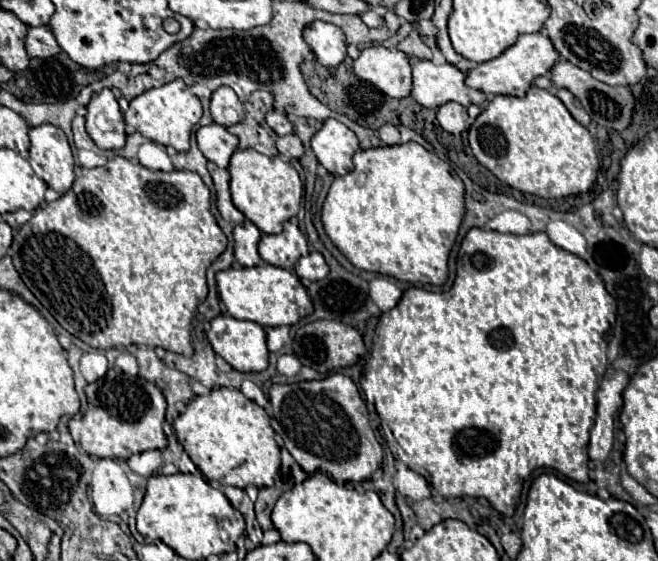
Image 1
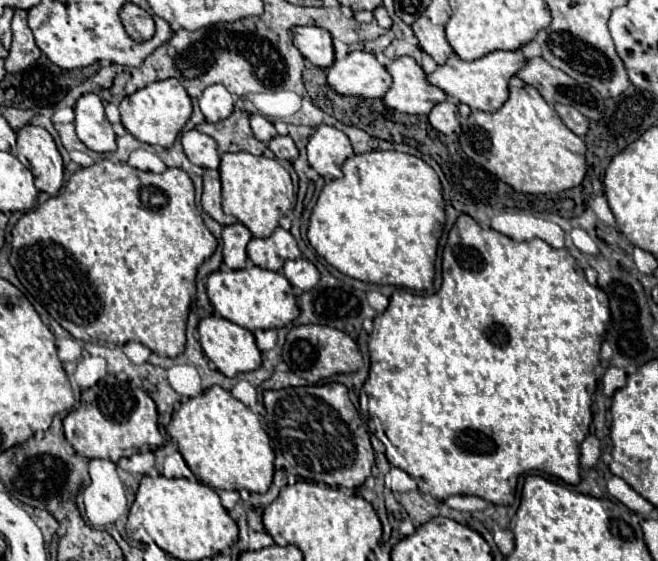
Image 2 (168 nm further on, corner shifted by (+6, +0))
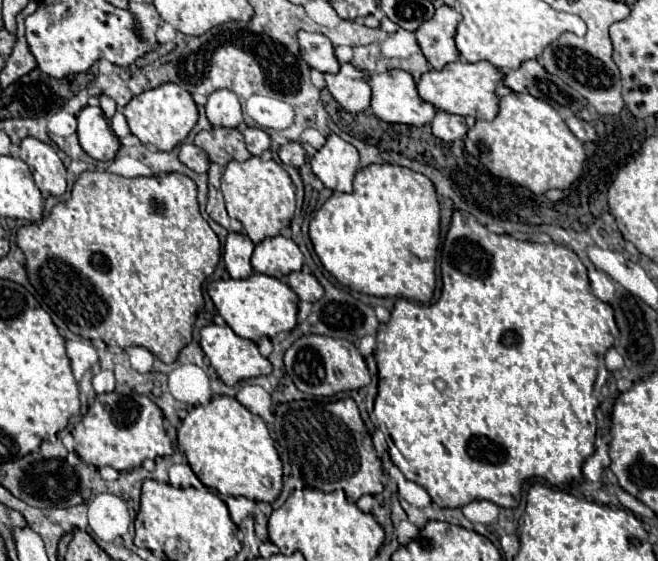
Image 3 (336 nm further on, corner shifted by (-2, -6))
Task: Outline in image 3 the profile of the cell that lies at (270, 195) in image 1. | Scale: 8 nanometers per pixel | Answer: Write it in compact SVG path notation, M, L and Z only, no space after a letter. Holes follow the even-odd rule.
M251 156L245 162L229 162L221 178L221 192L225 196L229 216L235 216L243 224L247 236L255 244L263 238L277 236L281 228L289 226L295 212L295 186L291 176L275 160Z

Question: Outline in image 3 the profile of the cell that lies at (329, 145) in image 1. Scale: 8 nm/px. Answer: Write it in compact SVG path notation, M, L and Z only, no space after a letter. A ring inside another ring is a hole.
M331 134L325 146L311 158L311 170L329 190L351 192L353 176L359 170L357 148L341 136Z

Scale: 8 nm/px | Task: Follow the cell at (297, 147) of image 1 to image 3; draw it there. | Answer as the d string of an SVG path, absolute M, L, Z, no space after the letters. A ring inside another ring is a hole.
M287 142L279 148L279 158L287 166L301 168L305 164L305 148L299 142Z

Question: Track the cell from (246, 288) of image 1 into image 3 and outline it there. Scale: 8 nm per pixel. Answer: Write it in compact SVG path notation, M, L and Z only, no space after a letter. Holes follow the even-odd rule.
M251 274L241 280L217 280L207 286L207 294L211 296L219 316L227 322L227 326L241 338L257 342L261 336L273 338L281 332L289 332L297 324L297 294L277 278L265 274Z

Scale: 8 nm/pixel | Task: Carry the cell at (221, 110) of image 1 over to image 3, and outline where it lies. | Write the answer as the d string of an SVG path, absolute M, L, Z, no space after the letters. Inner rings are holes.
M215 90L213 94L209 94L205 110L207 110L207 120L213 126L237 128L243 120L241 104L231 90Z

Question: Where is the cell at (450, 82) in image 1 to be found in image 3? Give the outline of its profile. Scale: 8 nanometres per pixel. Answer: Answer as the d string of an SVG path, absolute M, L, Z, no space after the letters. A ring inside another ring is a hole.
M387 70L383 74L369 74L369 86L371 86L371 110L383 122L423 126L423 124L429 124L437 112L427 102L421 102L411 74L403 70Z

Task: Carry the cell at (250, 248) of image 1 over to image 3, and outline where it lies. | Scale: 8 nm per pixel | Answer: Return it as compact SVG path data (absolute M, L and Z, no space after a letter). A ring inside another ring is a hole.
M243 232L227 234L225 248L223 248L223 260L225 260L225 268L231 274L231 278L247 278L253 272L253 268L249 264L253 248L255 248L255 244L251 242L251 238L247 234L243 234Z

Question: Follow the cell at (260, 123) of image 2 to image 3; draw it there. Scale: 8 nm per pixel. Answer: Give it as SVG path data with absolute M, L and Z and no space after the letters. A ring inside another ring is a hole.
M241 124L237 130L243 134L245 144L247 144L247 150L249 150L253 156L259 156L261 152L265 152L265 150L271 148L269 134L263 132L261 128L249 128L249 126Z

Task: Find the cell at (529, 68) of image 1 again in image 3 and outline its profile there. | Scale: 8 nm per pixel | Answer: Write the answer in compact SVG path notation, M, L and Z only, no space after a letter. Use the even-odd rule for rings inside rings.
M451 62L443 70L429 70L421 76L417 82L417 92L423 102L431 104L435 110L443 110L449 114L459 116L473 116L477 120L493 120L497 116L497 102L495 88L501 82L503 74L495 66L489 66L489 62Z

